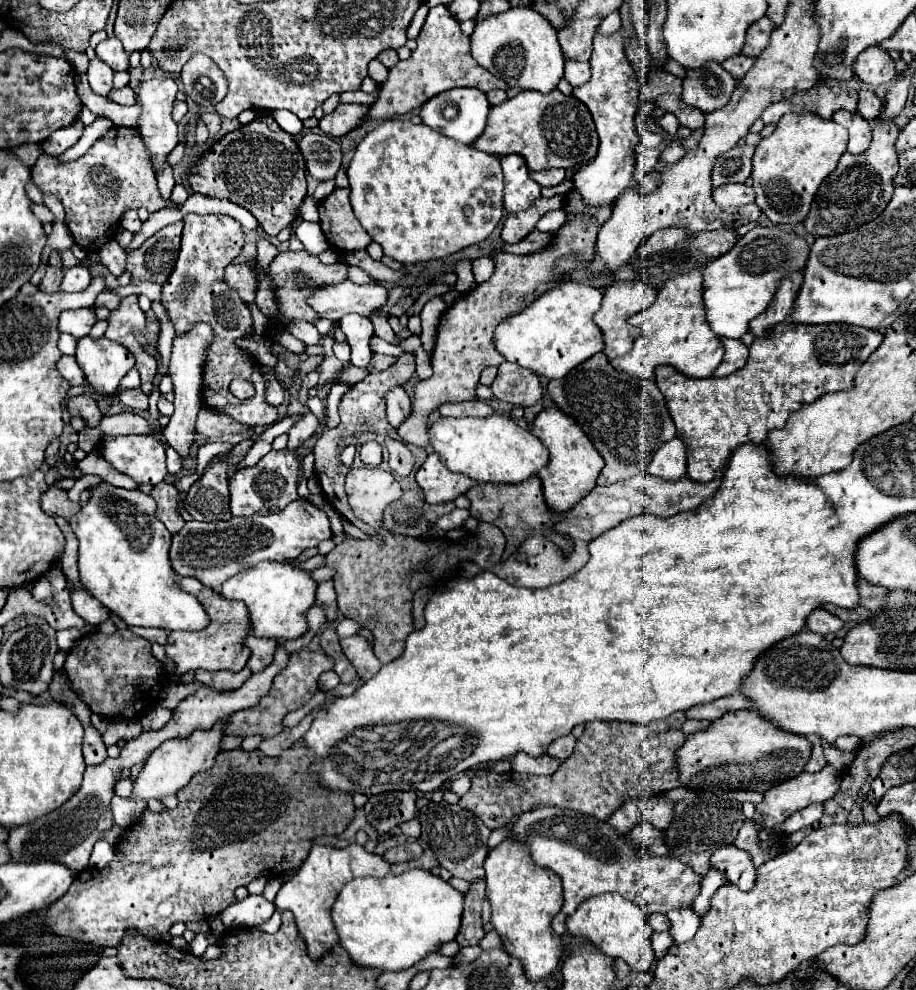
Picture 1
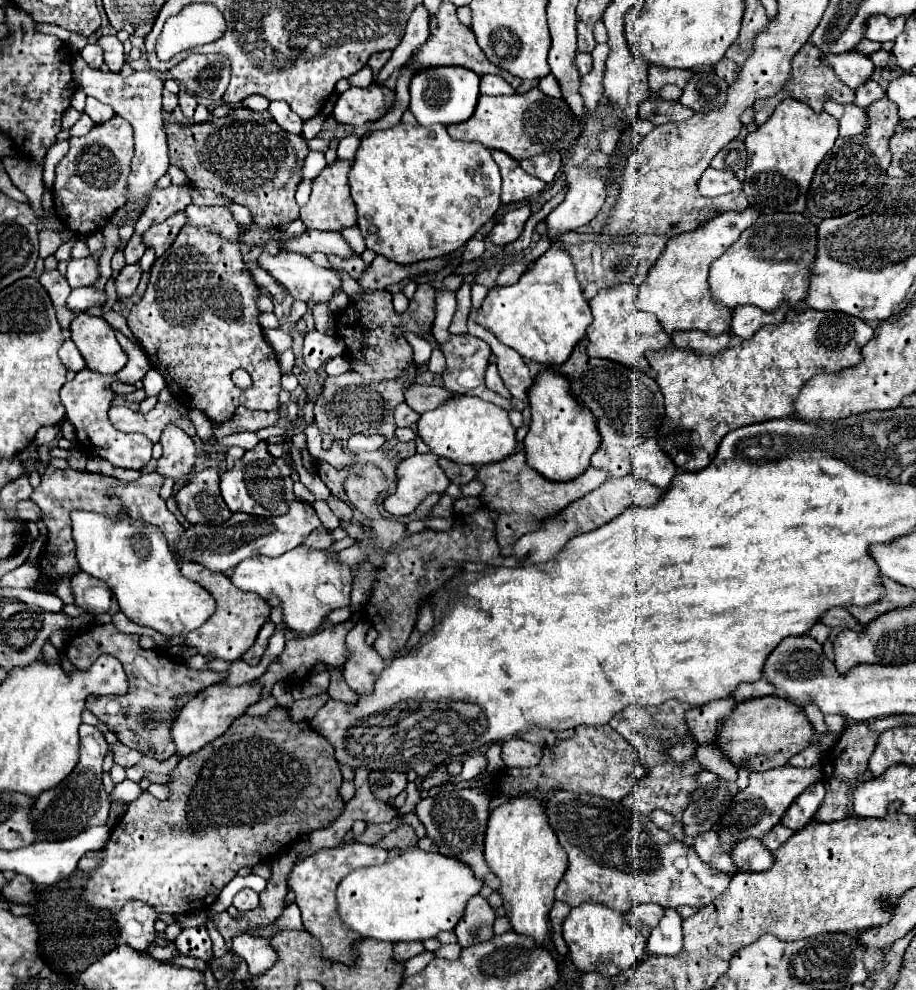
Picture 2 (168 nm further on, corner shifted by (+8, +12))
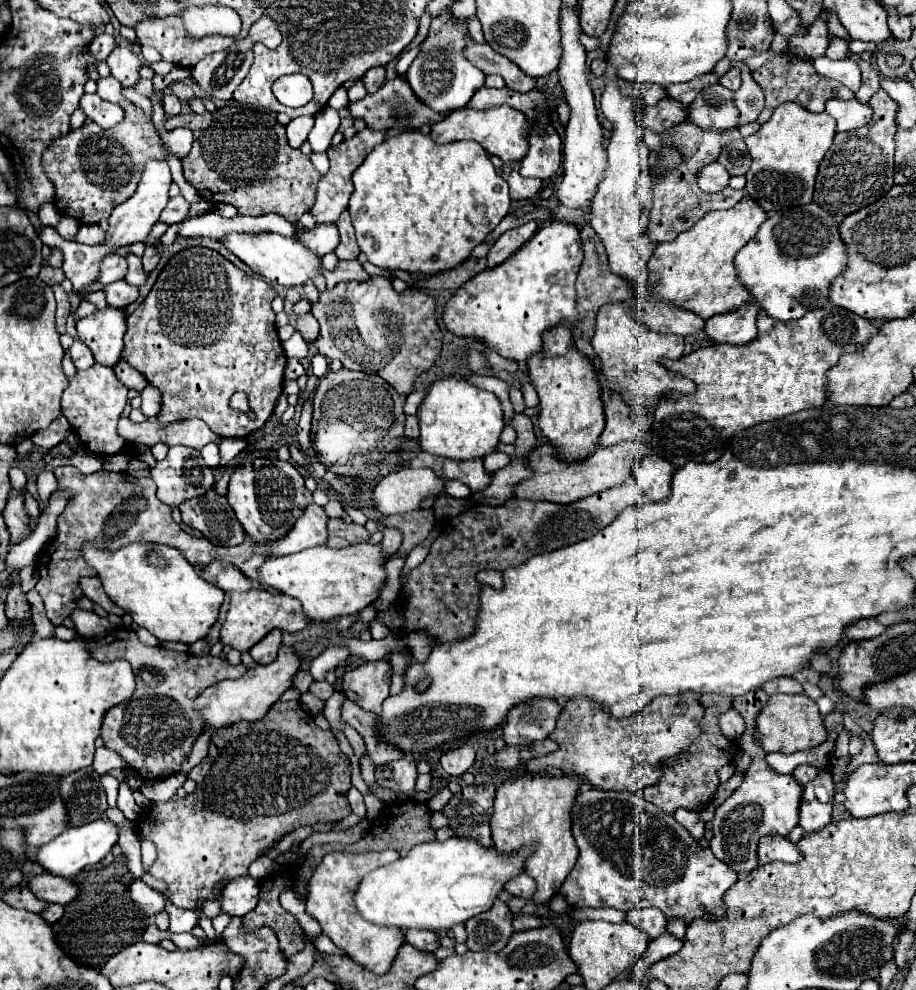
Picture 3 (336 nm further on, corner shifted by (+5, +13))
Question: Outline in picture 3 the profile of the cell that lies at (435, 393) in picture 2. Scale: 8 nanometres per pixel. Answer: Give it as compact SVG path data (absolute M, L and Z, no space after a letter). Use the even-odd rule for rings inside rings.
M371 276L365 282L339 282L331 290L319 292L319 300L311 306L313 316L321 324L315 348L329 360L337 358L347 370L361 370L365 374L379 374L389 382L399 394L409 394L413 390L413 356L439 356L441 352L441 330L437 324L435 298L419 292L417 288L407 288L405 292L395 292L391 282L383 276Z

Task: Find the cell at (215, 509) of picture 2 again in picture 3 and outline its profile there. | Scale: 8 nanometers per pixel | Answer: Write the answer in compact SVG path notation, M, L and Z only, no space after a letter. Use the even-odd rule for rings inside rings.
M215 490L203 494L203 498L185 502L179 510L183 522L199 530L213 546L237 546L245 540L245 530L235 518L233 508L227 498L219 496Z

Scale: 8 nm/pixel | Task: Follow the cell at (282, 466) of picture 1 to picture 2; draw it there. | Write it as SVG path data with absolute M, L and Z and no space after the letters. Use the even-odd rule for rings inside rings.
M260 441L254 449L246 451L244 457L220 479L220 491L230 511L246 511L252 515L282 515L294 501L292 493L292 469L284 457L274 457L268 451L268 443Z

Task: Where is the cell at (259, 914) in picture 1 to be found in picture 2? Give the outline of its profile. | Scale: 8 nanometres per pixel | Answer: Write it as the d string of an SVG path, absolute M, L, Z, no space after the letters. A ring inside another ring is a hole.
M242 889L242 891L238 891L236 893L236 897L234 897L234 903L232 903L238 911L250 911L250 909L256 909L258 905L260 905L260 897L258 897L258 893L256 891L252 891L252 889Z

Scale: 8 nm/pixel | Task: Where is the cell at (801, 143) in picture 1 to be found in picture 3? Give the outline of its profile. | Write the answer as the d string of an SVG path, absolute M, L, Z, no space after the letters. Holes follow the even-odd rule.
M793 102L779 104L773 116L755 134L745 138L753 158L747 172L747 194L765 212L777 212L811 202L817 166L829 150L835 132L835 120L827 112L811 114Z

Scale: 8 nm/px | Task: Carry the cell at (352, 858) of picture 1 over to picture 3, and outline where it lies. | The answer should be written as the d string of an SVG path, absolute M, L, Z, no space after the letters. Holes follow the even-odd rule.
M395 850L383 852L365 852L365 854L349 854L349 852L329 852L321 860L321 864L313 870L309 880L309 894L307 894L307 912L321 924L323 934L327 934L341 950L347 952L349 958L369 968L373 974L387 974L399 948L405 944L405 934L397 926L377 926L365 920L359 910L355 908L353 896L357 892L359 882L371 870L391 864L399 858Z

